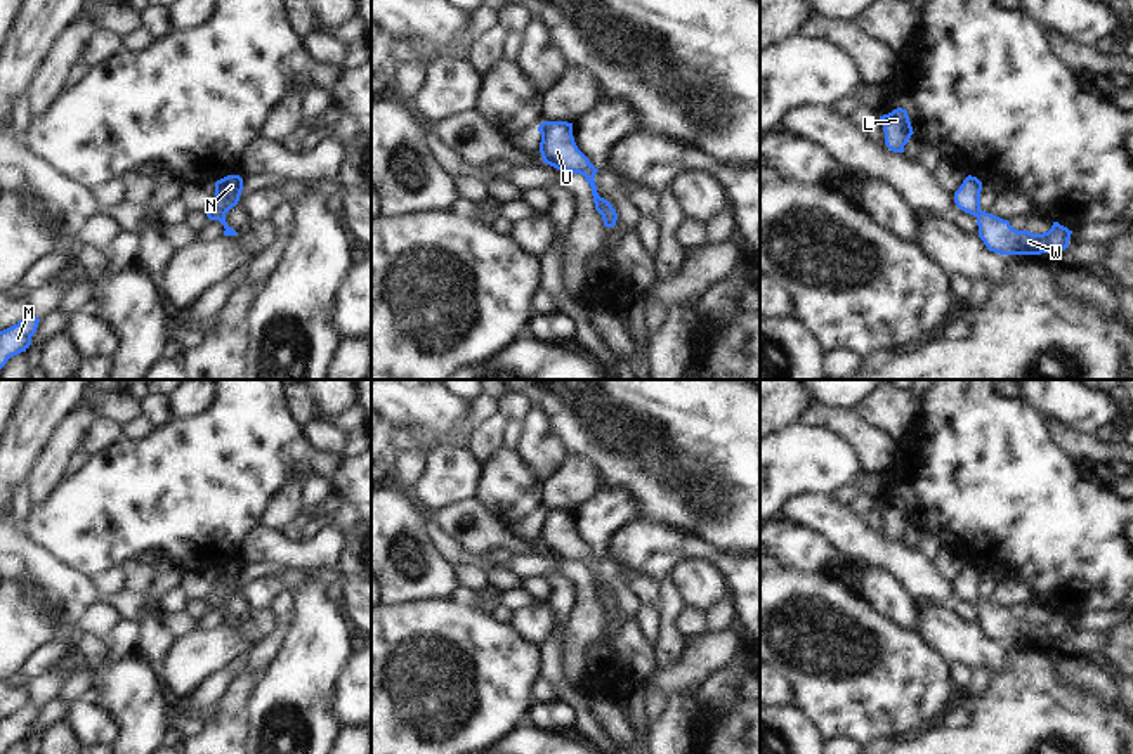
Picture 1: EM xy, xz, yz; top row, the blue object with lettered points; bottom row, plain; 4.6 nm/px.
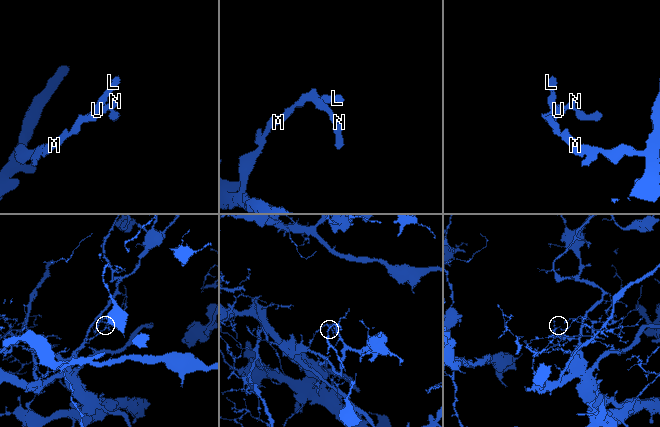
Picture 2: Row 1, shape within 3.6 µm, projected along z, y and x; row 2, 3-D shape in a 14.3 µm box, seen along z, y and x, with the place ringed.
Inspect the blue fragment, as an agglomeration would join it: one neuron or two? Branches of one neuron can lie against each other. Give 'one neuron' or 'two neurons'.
one neuron

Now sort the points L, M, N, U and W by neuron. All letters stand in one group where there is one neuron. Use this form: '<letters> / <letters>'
L M N U W

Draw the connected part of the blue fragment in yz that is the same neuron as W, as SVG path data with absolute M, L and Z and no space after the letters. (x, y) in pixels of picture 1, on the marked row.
M968 175L954 192L954 203L977 218L979 237L989 251L999 255L1041 255L1069 248L1072 231L1067 227L1053 222L1051 229L1043 234L1017 231L1008 220L980 210L980 191L982 182Z

